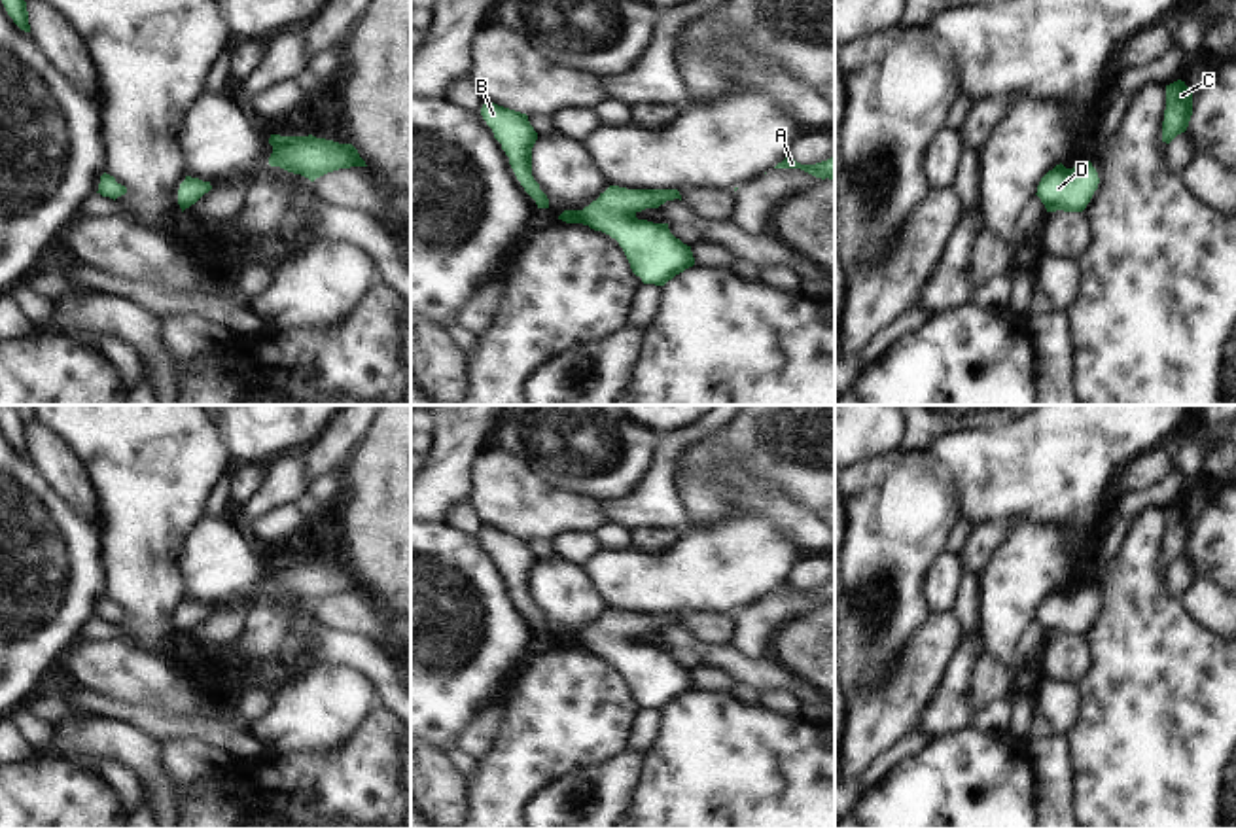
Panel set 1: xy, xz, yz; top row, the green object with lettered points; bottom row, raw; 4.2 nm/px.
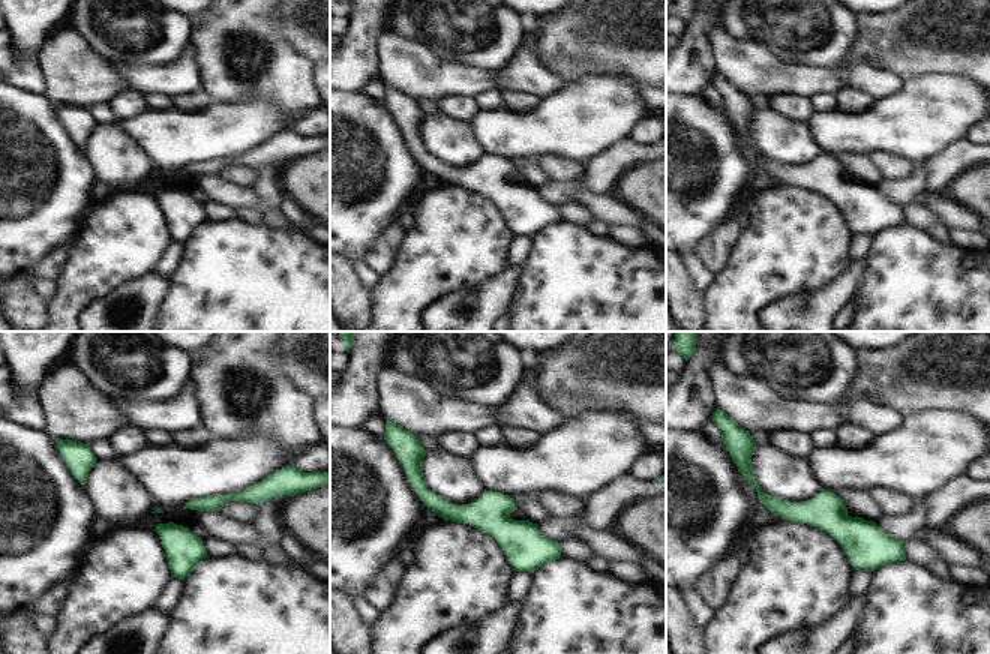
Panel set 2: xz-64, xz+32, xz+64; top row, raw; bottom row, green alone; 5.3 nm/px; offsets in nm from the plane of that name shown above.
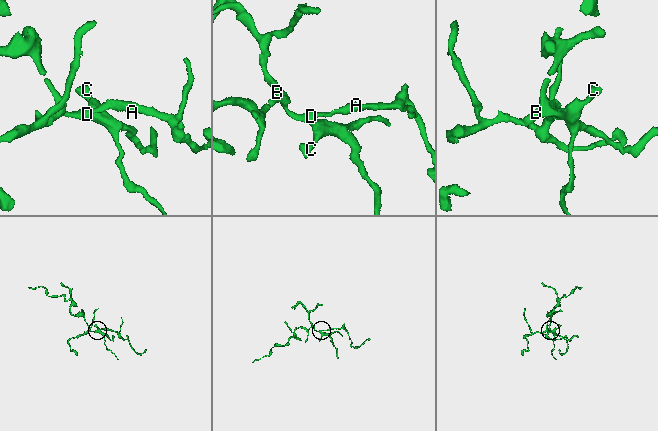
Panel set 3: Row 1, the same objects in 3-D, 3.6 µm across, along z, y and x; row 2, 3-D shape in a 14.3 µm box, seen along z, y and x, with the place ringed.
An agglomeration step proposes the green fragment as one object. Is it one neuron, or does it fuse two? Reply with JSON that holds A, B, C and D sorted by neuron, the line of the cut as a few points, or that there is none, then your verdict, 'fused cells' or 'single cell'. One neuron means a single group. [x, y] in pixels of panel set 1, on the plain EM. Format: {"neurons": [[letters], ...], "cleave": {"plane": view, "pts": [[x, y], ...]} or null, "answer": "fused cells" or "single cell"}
{"neurons": [["A", "B", "C", "D"]], "cleave": null, "answer": "single cell"}

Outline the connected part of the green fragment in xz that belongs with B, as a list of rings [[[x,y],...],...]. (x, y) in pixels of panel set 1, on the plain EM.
[[[488,524],[481,532],[481,539],[492,553],[494,562],[502,568],[524,615],[536,625],[538,632],[549,632],[547,619],[532,600],[532,572],[538,556],[530,549],[528,539]]]

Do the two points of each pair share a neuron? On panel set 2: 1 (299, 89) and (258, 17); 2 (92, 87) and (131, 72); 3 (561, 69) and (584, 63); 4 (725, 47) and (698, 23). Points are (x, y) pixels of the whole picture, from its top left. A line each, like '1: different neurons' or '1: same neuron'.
1: same neuron
2: different neurons
3: same neuron
4: different neurons

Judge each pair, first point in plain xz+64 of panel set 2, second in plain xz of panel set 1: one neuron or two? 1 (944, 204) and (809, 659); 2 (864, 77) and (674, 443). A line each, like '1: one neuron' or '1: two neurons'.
1: two neurons
2: one neuron

